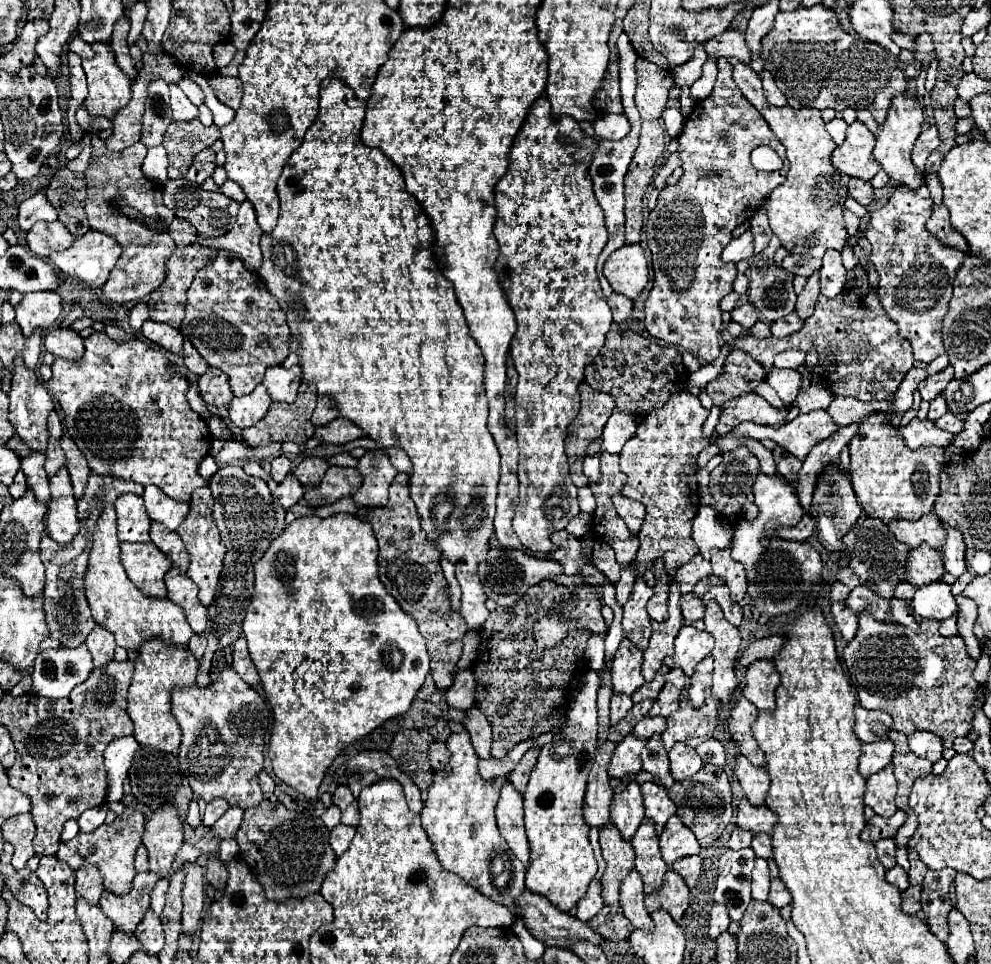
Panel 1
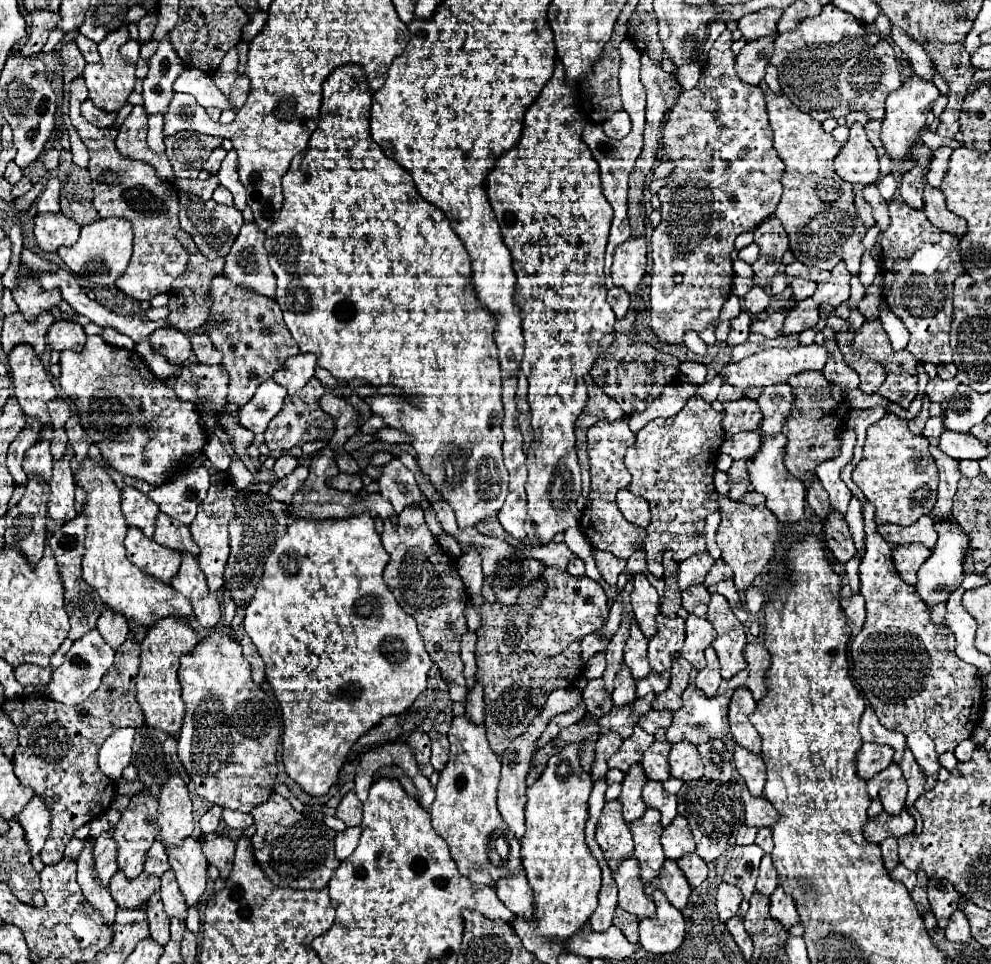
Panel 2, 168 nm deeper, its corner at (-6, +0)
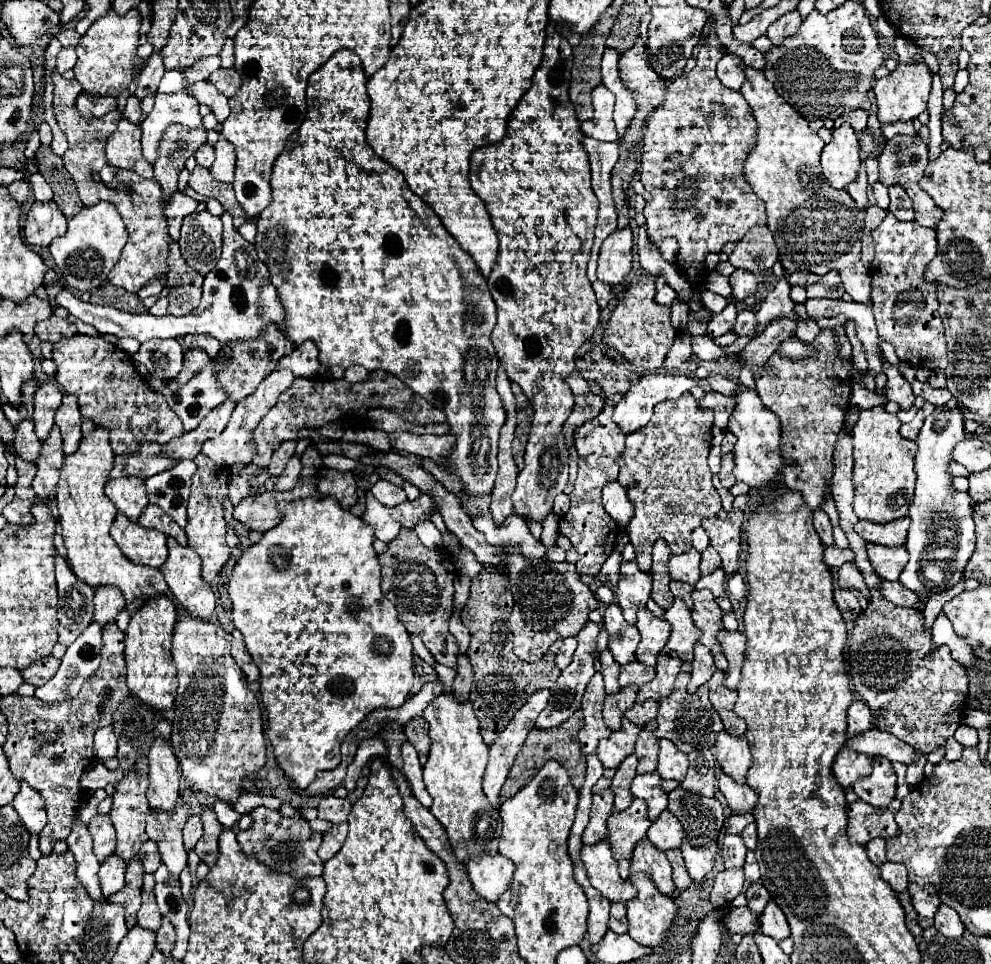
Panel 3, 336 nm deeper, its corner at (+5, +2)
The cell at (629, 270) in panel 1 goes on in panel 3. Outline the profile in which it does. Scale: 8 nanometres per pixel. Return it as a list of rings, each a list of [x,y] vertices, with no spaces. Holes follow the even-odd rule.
[[[631,229],[613,231],[599,251],[597,277],[609,285],[621,283],[633,265],[633,233]]]

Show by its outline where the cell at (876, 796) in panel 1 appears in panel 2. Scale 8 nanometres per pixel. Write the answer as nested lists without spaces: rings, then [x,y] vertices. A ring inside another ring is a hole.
[[[892,763],[888,769],[874,775],[874,779],[868,781],[868,795],[872,799],[878,799],[884,805],[884,811],[890,815],[898,815],[898,811],[904,809],[906,803],[906,779],[896,763]]]

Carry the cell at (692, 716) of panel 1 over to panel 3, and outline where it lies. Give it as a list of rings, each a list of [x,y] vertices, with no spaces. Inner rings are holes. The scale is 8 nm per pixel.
[[[679,673],[673,693],[667,699],[659,701],[655,737],[657,739],[669,739],[683,753],[691,753],[691,751],[699,751],[703,747],[711,747],[721,729],[723,729],[721,719],[719,719],[717,711],[711,707],[709,699],[705,695],[701,695],[701,691],[687,693],[687,673]]]

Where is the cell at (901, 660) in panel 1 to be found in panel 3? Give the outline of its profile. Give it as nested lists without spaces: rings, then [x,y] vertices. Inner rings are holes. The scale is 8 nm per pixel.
[[[839,433],[839,441],[835,445],[835,471],[831,479],[831,493],[839,511],[839,525],[849,539],[849,547],[855,553],[855,565],[859,567],[867,589],[869,589],[869,605],[859,613],[855,627],[849,635],[849,653],[845,671],[851,679],[853,691],[863,699],[871,715],[875,717],[875,727],[881,731],[889,731],[915,747],[921,753],[931,753],[945,745],[949,737],[953,737],[955,729],[961,725],[965,705],[967,705],[967,669],[951,659],[949,647],[941,645],[933,649],[931,631],[925,627],[923,613],[909,607],[897,607],[883,597],[879,591],[881,579],[877,577],[869,557],[867,543],[855,533],[853,525],[859,521],[853,513],[853,439]]]

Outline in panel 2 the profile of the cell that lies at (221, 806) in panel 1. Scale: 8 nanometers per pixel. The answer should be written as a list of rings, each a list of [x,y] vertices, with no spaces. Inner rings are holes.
[[[214,805],[210,811],[206,811],[206,813],[200,817],[200,831],[202,831],[202,835],[212,833],[212,831],[218,829],[220,815],[222,815],[222,809],[220,809],[218,805]]]

